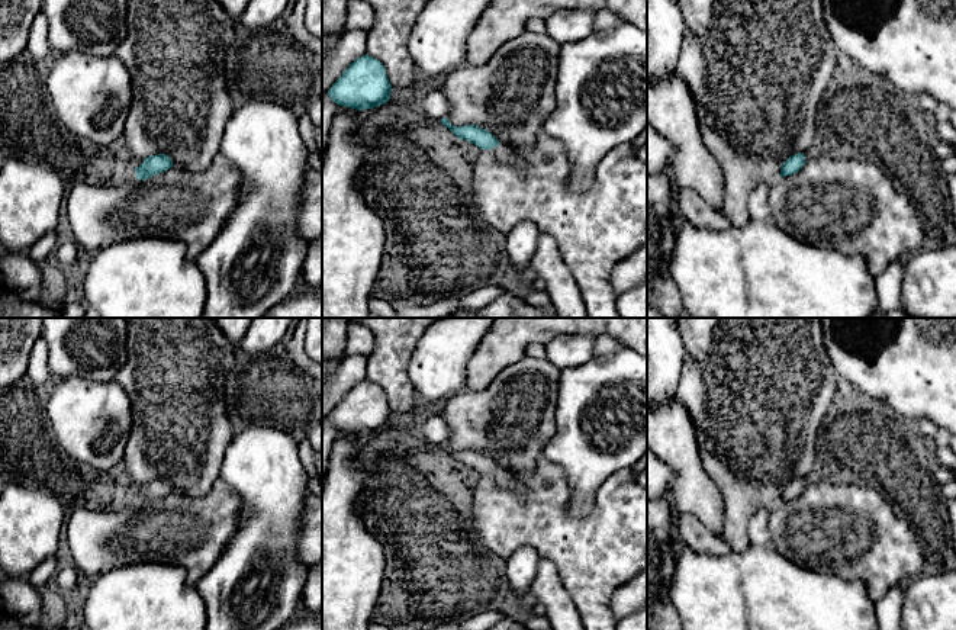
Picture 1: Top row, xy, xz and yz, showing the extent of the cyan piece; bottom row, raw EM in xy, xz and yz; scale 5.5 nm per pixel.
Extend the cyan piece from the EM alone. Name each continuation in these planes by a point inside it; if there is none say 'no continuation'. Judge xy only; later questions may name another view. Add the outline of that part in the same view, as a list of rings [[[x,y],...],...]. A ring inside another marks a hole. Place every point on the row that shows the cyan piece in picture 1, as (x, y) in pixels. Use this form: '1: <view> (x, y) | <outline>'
no continuation

